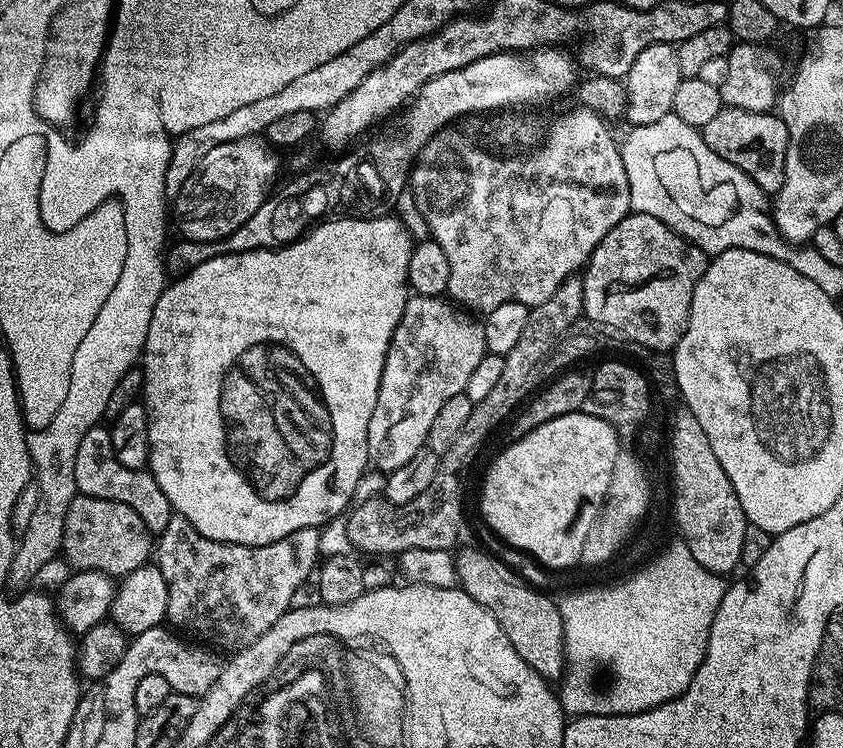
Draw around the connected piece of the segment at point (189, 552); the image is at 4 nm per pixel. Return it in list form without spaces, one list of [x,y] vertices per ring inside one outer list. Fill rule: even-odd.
[[[174,514],[168,529],[159,533],[154,544],[154,563],[162,570],[162,578],[166,578],[167,623],[181,633],[189,632],[184,633],[189,637],[197,636],[192,638],[213,649],[225,648],[228,654],[235,654],[241,648],[250,646],[292,608],[294,590],[306,582],[310,572],[318,567],[322,556],[320,531],[319,528],[294,530],[294,534],[286,534],[286,538],[278,538],[278,542],[270,542],[266,546],[227,544],[198,534],[198,530],[194,530],[186,518]]]

